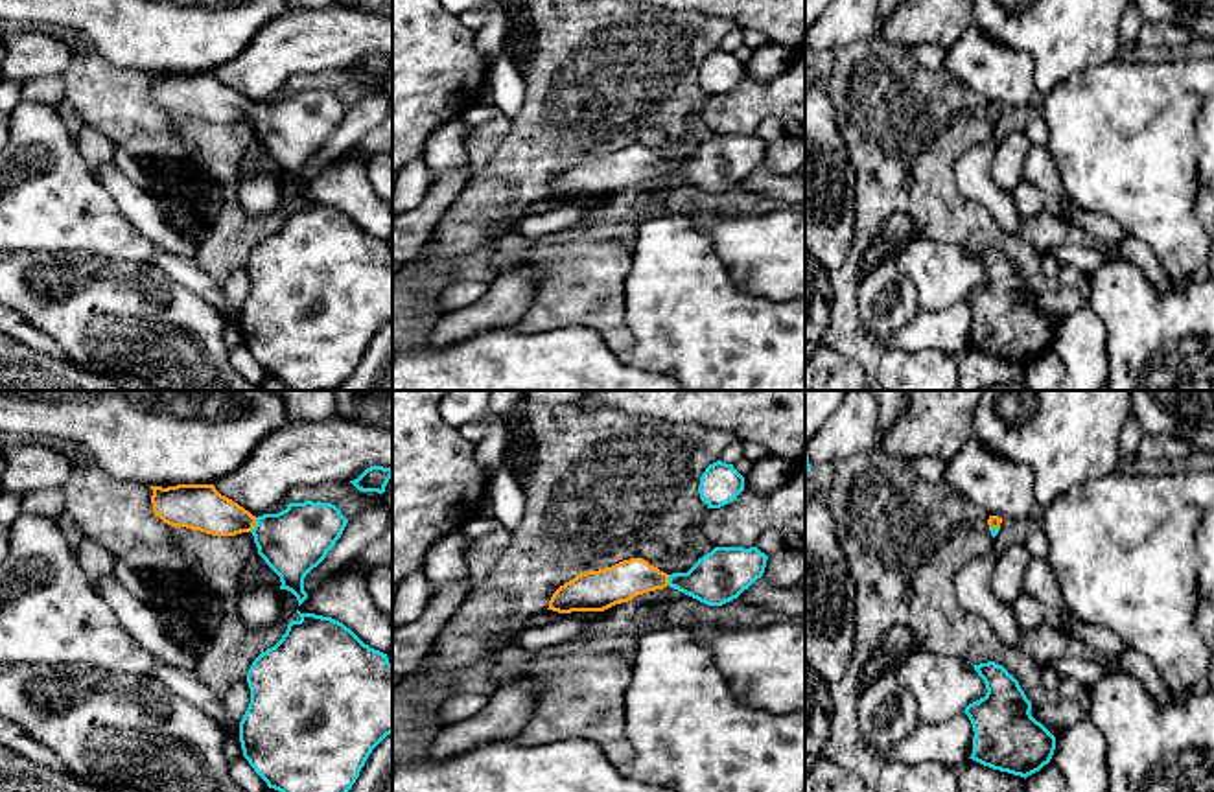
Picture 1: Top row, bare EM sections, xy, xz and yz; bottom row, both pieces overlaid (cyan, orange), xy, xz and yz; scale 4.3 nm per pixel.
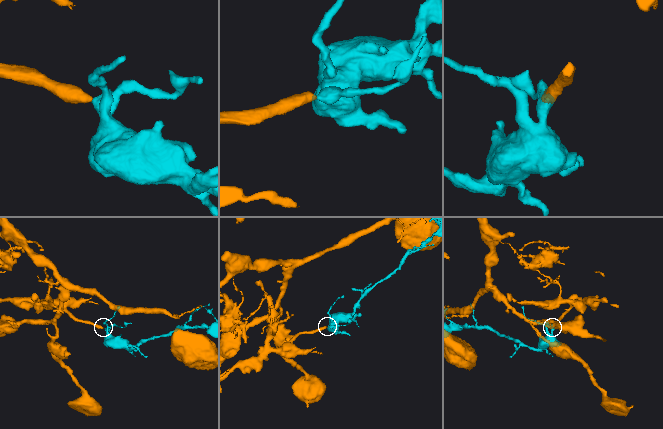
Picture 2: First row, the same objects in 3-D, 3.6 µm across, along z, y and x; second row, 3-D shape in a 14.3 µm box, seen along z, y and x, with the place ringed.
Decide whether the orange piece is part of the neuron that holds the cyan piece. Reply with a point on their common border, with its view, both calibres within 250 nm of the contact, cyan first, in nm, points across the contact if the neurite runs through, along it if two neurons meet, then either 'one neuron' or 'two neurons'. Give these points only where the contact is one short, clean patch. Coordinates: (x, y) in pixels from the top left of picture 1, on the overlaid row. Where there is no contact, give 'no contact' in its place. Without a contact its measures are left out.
meets cyan in xy at (255, 525); 280 nm thick on the cyan side, 200 nm on the other; runs through xy (295, 540), (282, 540), (255, 525), (218, 516), (201, 507); one neuron

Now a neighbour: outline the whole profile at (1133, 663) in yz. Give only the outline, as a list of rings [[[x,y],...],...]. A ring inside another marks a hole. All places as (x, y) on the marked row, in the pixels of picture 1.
[[[1126,650],[1116,656],[1115,667],[1100,665],[1092,659],[1065,658],[1039,665],[1041,670],[1054,669],[1059,678],[1070,676],[1085,687],[1092,687],[1098,680],[1111,674],[1133,676],[1138,680],[1144,689],[1157,696],[1162,691],[1168,691],[1173,705],[1179,705],[1190,698],[1188,687],[1173,691],[1170,689],[1157,667],[1140,652]]]

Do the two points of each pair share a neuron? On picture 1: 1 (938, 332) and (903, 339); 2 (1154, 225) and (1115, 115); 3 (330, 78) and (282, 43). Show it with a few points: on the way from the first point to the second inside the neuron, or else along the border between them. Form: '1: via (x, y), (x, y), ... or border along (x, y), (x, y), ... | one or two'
1: via (929, 332), (912, 337) | one
2: via (1152, 198), (1143, 172), (1124, 142) | one
3: border along (349, 69), (299, 72), (290, 80) | two

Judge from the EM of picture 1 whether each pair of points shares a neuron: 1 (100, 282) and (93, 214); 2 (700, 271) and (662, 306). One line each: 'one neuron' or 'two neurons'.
1: two neurons
2: one neuron

